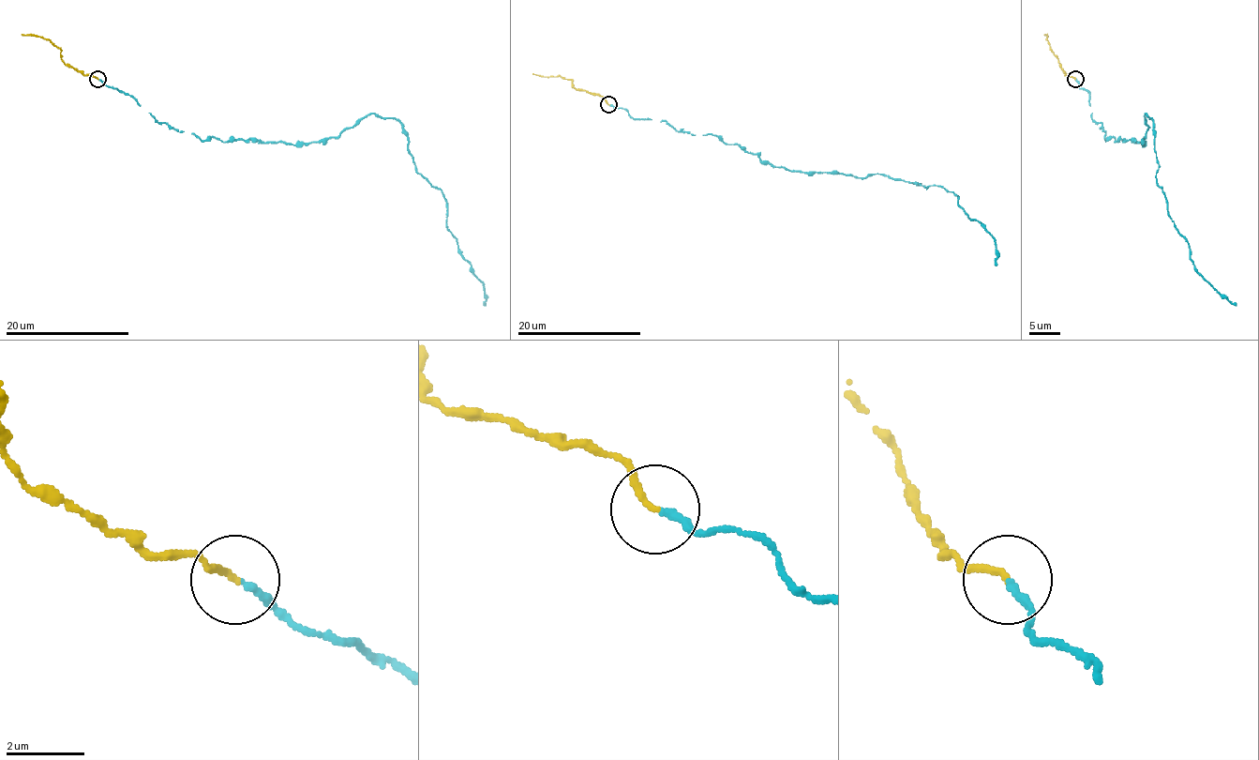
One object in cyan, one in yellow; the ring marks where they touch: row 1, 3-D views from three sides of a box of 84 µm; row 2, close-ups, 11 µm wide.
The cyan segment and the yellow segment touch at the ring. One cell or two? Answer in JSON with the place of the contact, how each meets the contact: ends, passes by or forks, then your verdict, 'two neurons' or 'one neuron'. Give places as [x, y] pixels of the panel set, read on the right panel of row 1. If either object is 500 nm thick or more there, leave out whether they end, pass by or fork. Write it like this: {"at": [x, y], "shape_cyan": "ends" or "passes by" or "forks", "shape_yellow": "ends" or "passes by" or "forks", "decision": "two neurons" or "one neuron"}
{"at": [1075, 79], "shape_cyan": "ends", "shape_yellow": "ends", "decision": "one neuron"}

